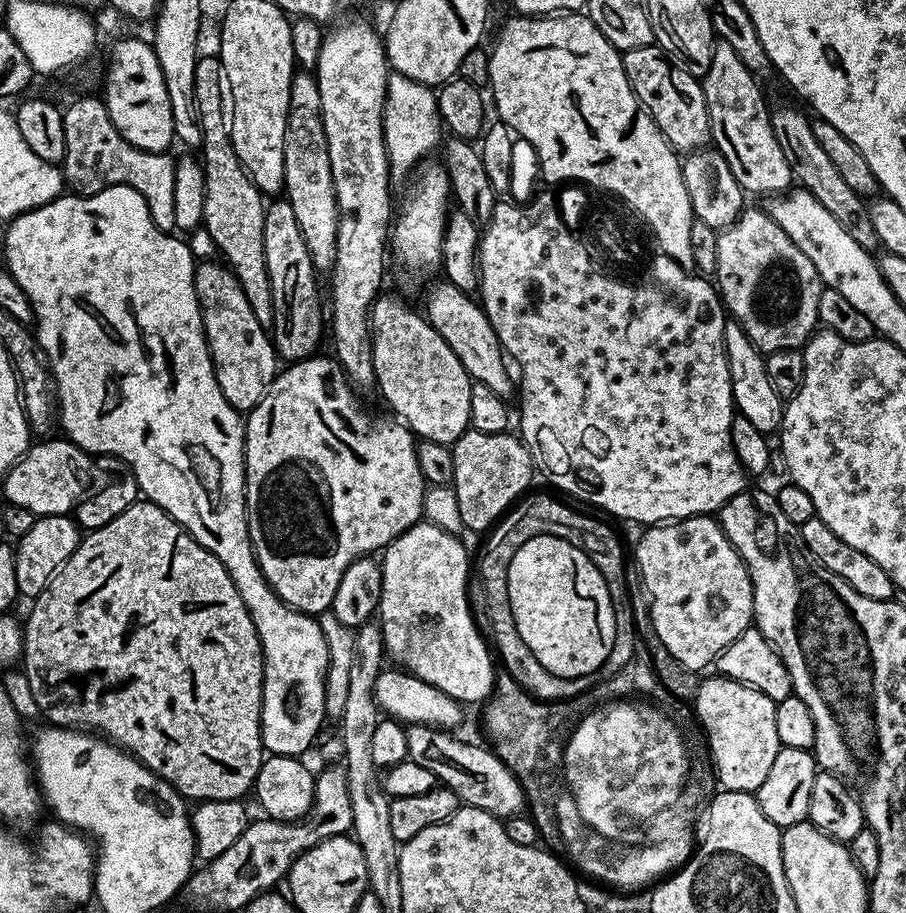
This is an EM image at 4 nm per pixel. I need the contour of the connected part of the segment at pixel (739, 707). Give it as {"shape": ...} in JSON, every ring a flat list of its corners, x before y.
{"shape":[[712,674,709,680,701,679,694,701,694,711,702,725,702,732,708,735,708,744,712,747,710,760,721,789,755,794,762,786,762,782,766,782,766,774,770,774,770,766,774,766,774,758,782,747,778,738,778,726,774,726,776,705,777,701,766,698,766,694,725,676]]}

